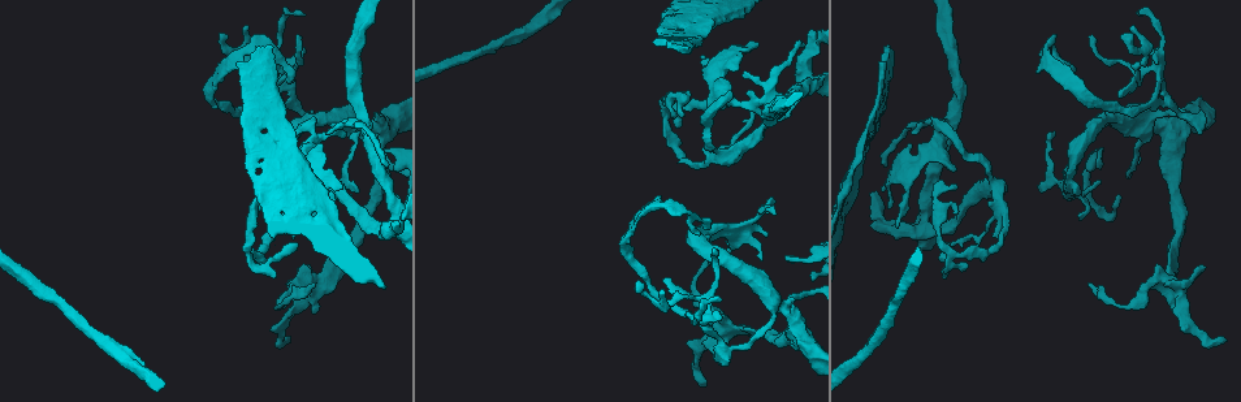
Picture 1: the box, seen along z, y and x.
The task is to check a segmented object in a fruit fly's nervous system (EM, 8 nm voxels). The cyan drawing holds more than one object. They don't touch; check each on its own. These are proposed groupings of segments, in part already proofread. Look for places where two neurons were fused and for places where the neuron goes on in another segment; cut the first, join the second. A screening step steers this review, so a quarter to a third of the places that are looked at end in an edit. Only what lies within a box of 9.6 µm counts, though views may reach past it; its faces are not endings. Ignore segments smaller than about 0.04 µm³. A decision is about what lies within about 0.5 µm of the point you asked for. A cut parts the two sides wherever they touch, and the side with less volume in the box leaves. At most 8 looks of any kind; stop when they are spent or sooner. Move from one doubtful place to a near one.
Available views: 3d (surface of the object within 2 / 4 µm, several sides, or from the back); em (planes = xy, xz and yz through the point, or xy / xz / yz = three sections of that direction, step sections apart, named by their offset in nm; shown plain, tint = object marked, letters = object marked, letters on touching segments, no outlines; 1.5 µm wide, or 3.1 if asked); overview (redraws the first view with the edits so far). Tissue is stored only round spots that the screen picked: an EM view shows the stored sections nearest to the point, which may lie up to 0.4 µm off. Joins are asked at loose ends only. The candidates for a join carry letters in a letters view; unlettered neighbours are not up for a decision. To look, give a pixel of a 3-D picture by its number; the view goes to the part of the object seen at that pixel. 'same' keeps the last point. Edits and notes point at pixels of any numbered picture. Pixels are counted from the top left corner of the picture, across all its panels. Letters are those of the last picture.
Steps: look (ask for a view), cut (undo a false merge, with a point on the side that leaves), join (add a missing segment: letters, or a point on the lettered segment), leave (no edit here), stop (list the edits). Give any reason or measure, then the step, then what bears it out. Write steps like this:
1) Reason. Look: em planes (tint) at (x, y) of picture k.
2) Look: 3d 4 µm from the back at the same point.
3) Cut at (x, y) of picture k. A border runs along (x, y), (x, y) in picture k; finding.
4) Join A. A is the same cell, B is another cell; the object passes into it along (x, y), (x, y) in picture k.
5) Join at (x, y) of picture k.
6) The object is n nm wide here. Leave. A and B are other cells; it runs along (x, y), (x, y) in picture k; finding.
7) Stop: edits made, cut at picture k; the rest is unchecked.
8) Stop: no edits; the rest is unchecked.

Thin end. Look: em planes (letters) at (898, 227) of picture 1.

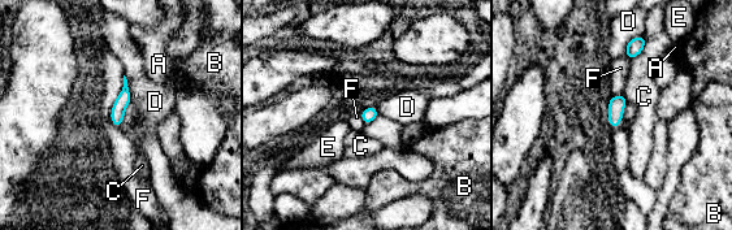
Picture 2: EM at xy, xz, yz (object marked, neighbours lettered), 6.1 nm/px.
The longest contact is with F, 340 nm. Leave. A, B, C, D, E and F are other cells; a border runs along (124, 76), (111, 112), (118, 129) in picture 2; no lettered segment goes on from it.

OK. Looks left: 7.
Three arms meet. Look: 3d 4 µm at (951, 123) of picture 1.

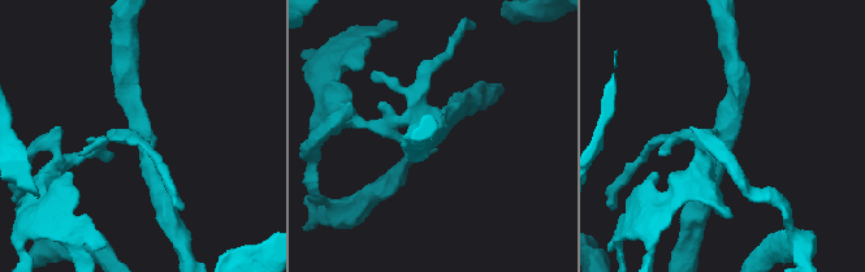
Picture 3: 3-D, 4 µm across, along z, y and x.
Look: em planes (letters) at (146, 140) of picture 3.

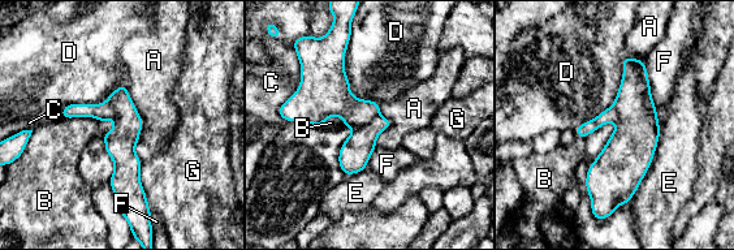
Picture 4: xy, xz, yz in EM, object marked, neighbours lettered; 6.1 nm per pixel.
Cut at (355, 151) of picture 4. A, B, C, D, E, F and G are other cells; a border runs along (379, 113), (355, 128) in picture 4; a second neuron is stuck on.

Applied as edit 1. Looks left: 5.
Stop: edits made, cut at picture 4; the rest is unchecked.

